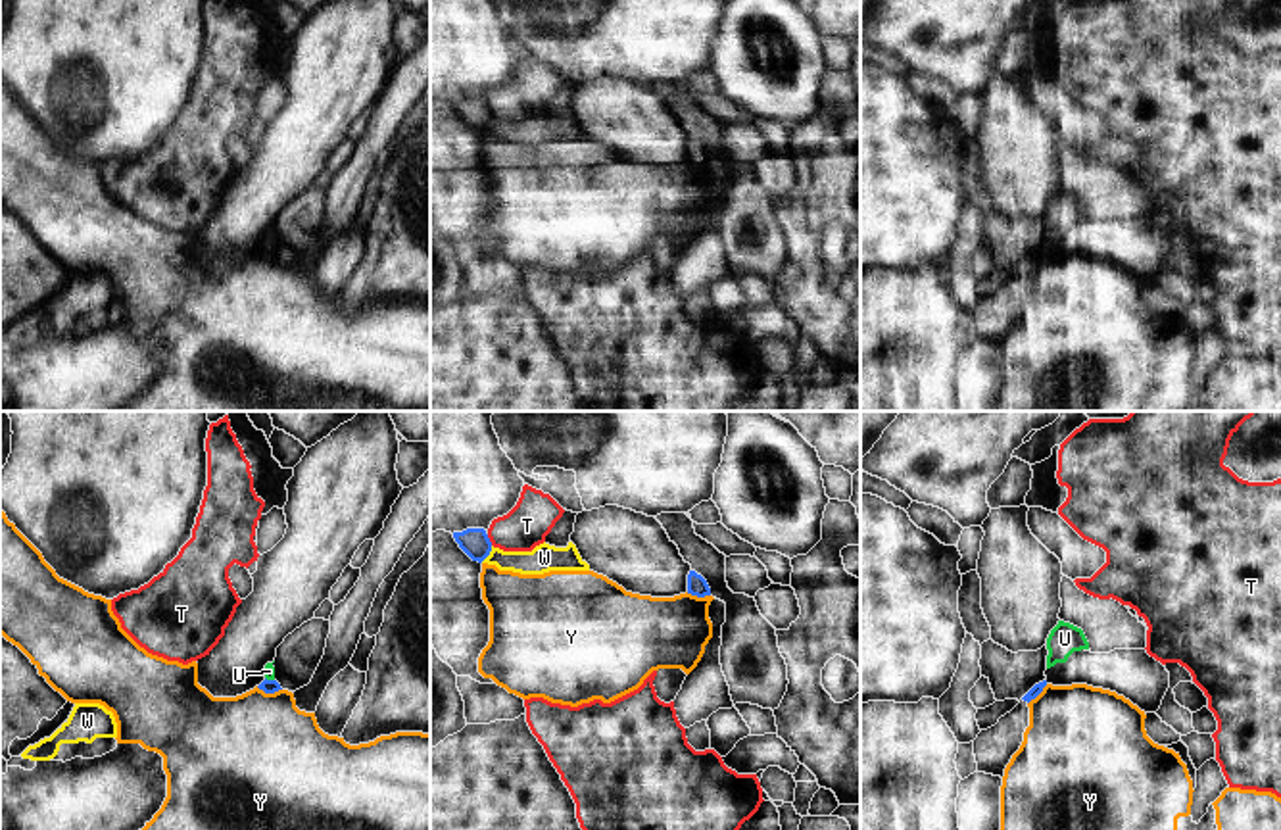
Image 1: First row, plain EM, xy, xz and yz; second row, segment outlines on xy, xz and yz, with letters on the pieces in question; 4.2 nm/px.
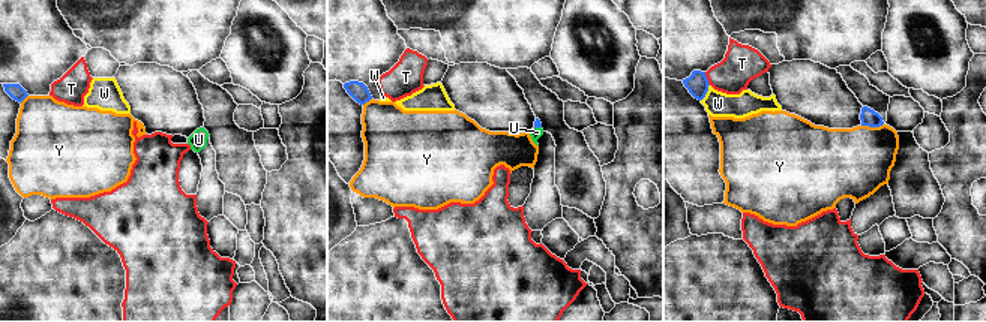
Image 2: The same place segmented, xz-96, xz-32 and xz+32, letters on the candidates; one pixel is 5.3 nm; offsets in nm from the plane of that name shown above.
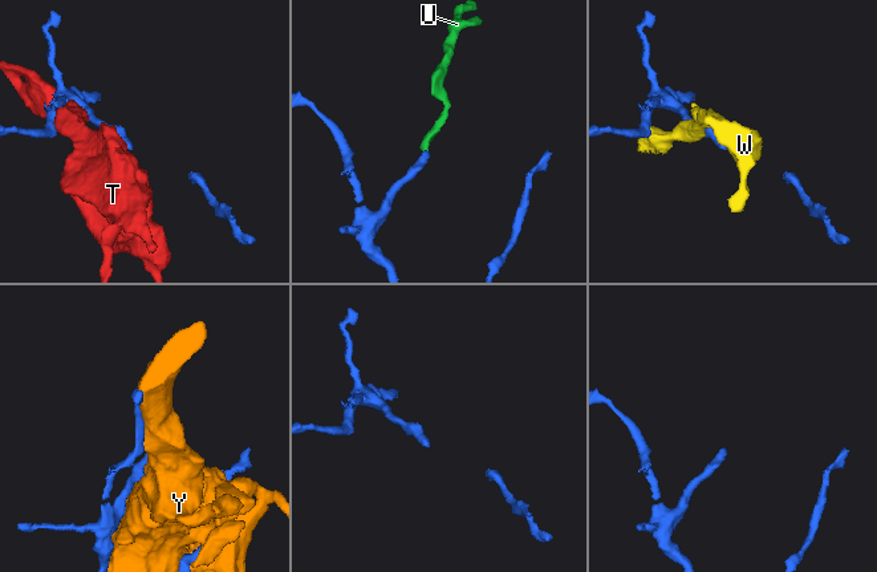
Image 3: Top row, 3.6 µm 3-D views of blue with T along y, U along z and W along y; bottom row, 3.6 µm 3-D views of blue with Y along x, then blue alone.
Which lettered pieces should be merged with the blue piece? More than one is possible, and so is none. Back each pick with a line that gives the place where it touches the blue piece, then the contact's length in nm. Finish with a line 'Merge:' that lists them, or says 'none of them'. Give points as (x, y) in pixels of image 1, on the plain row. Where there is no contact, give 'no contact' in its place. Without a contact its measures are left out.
U: xy (269, 250) | 40 nm
Merge: U

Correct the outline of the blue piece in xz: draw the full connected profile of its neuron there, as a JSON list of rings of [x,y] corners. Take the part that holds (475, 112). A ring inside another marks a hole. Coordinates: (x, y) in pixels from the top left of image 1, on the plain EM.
[[[467,98],[463,102],[453,102],[455,111],[459,117],[472,129],[482,133],[490,121],[492,111],[484,98]]]

